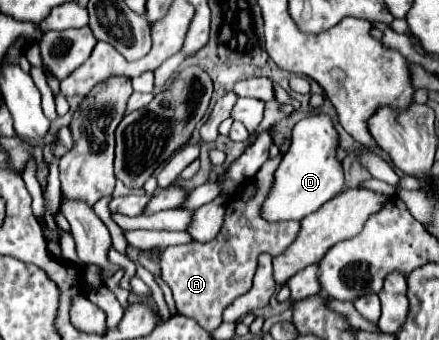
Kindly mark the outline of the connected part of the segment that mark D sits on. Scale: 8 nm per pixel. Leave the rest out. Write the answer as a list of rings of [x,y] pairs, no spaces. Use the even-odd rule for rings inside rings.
[[[310,115],[298,121],[292,129],[292,145],[282,163],[274,171],[274,181],[260,213],[270,223],[278,221],[302,221],[306,215],[318,211],[328,199],[336,197],[344,189],[342,165],[336,159],[338,133],[332,127],[328,115]]]

